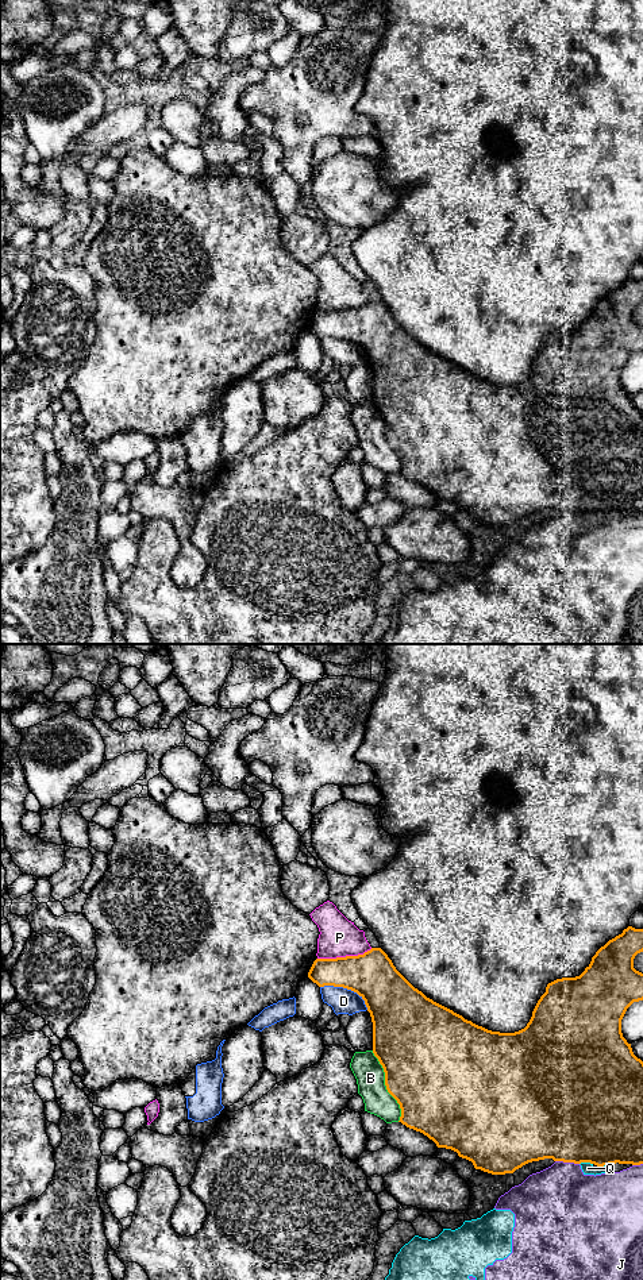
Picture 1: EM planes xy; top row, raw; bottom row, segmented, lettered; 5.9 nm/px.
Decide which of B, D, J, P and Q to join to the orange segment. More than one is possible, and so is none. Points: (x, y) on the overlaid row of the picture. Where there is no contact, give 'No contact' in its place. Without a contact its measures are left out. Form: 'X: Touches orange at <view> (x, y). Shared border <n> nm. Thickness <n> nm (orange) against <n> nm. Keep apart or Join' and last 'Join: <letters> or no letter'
B: Touches orange at xy (385, 1084). Shared border 460 nm. Thickness 480 nm (orange) against 180 nm. Keep apart
D: Touches orange at xy (346, 987). Shared border 320 nm. Thickness 280 nm (orange) against 150 nm. Keep apart
J: Touches orange at xy (568, 1161). Shared border 150 nm. Thickness 500 nm (orange) against 440 nm. Keep apart
P: Touches orange at xy (346, 956). Shared border 340 nm. Thickness 280 nm (orange) against 240 nm. Keep apart
Q: Touches orange at xy (585, 1161). Shared border 80 nm. Thickness 500 nm (orange) against 70 nm. Keep apart
Join: no letter

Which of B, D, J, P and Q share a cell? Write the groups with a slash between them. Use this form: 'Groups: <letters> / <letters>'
Groups: B / D / J Q / P

